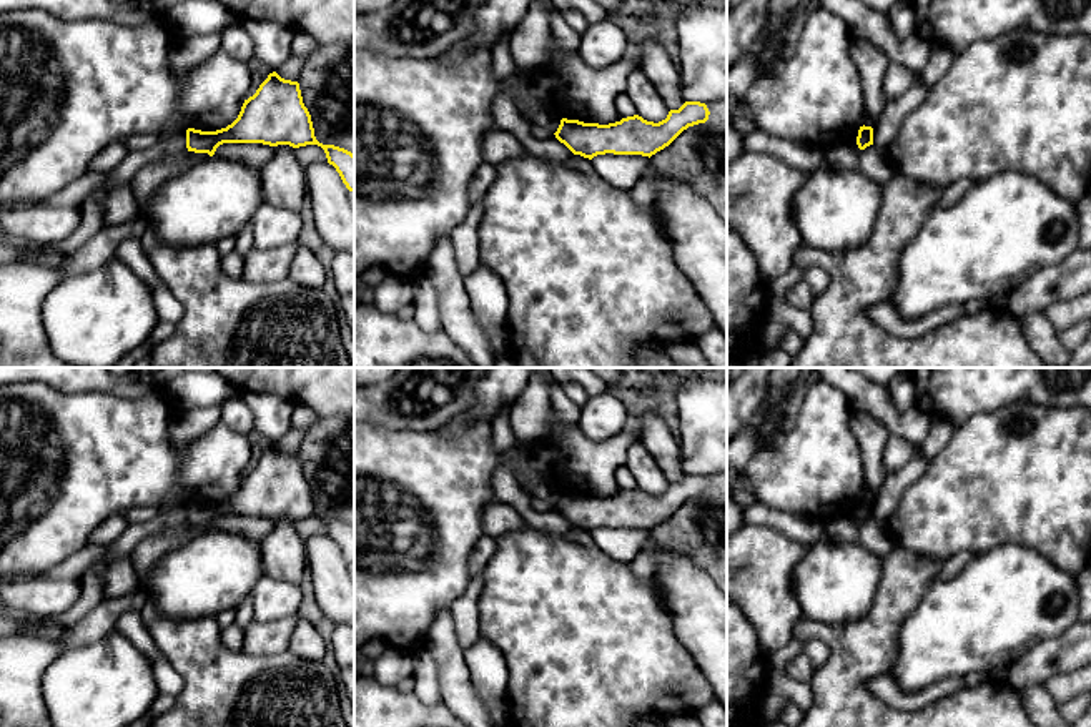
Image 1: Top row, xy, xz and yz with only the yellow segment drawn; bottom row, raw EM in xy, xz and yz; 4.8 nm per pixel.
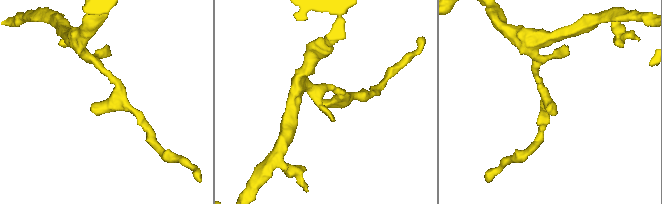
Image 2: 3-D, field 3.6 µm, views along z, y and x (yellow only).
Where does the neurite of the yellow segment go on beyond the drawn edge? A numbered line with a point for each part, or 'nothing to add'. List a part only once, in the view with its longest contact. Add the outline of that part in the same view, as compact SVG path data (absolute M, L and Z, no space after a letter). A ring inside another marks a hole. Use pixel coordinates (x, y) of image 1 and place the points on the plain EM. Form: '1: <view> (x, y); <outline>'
nothing to add

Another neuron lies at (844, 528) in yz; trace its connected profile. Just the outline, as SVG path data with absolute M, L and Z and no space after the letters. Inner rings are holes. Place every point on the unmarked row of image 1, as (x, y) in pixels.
M848 514L827 519L823 521L823 536L833 542L858 542L858 522Z

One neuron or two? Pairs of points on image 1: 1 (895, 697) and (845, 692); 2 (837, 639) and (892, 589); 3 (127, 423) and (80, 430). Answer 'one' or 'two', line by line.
1: two
2: one
3: one

